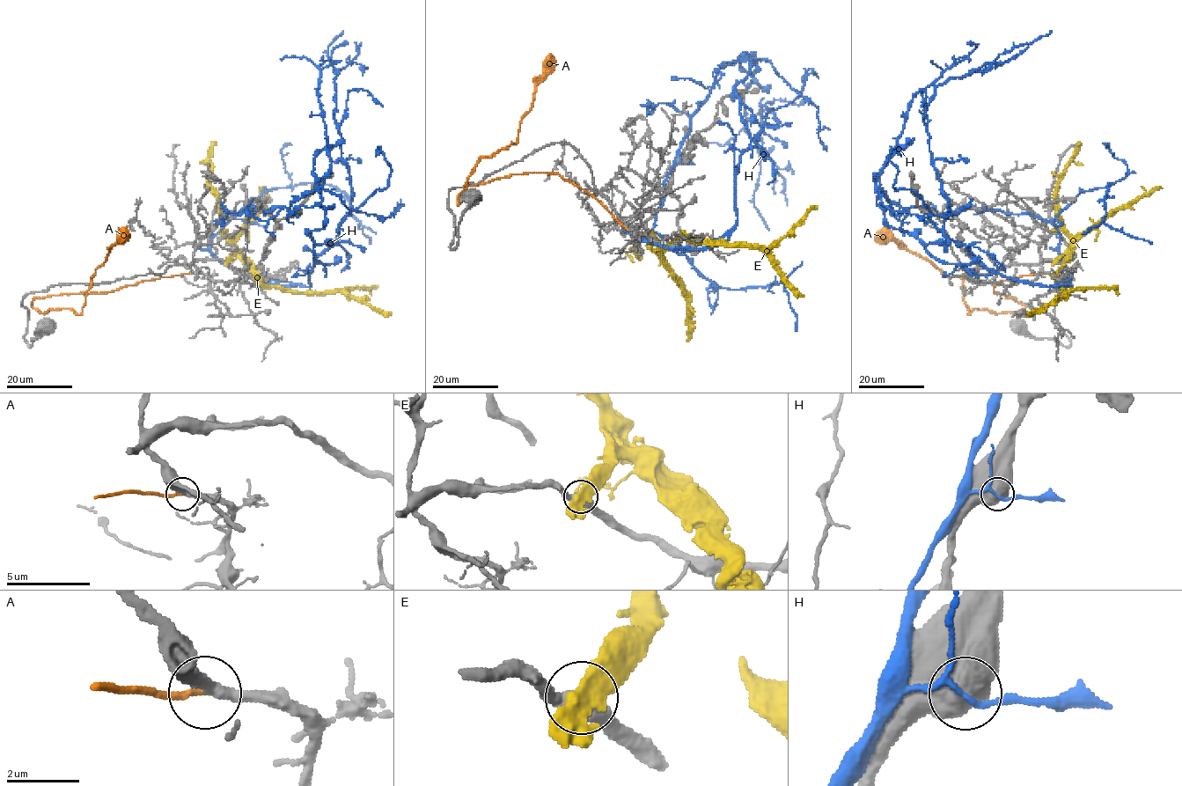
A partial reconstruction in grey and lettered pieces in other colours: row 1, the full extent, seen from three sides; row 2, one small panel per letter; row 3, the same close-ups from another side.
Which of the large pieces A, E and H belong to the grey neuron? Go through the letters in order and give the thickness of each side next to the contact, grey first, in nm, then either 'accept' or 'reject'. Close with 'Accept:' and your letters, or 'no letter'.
A: 320 nm thick on the grey side, 200 nm on the other; reject
E: 400 nm thick on the grey side, 440 nm on the other; reject
H: 800 nm thick on the grey side, 130 nm on the other; reject
Accept: no letter

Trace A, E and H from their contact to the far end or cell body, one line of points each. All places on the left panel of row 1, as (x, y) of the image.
A: (201, 273), (107, 292), (34, 297), (32, 306), (41, 312), (69, 308), (79, 314), (95, 270), (126, 234)
E: (226, 261), (233, 254), (237, 255), (268, 285), (282, 286), (296, 292), (344, 292), (390, 314)
H: (256, 210), (233, 214), (210, 251), (242, 272), (309, 286), (313, 260), (350, 209), (327, 54), (342, 31)

